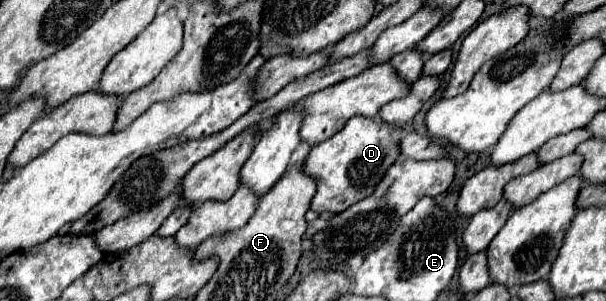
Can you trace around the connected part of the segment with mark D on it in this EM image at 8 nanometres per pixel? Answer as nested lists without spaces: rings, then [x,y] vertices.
[[[355,116],[335,136],[327,138],[319,146],[313,146],[303,162],[303,172],[317,184],[317,192],[311,200],[311,210],[317,214],[339,214],[351,204],[369,196],[375,184],[383,178],[385,170],[399,156],[395,130],[397,126],[389,126],[381,120]]]

